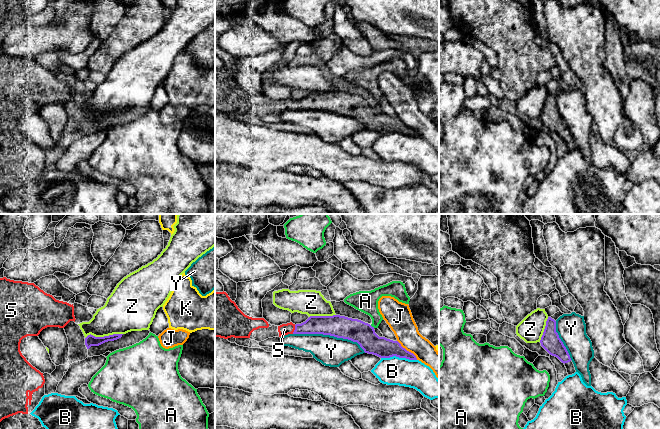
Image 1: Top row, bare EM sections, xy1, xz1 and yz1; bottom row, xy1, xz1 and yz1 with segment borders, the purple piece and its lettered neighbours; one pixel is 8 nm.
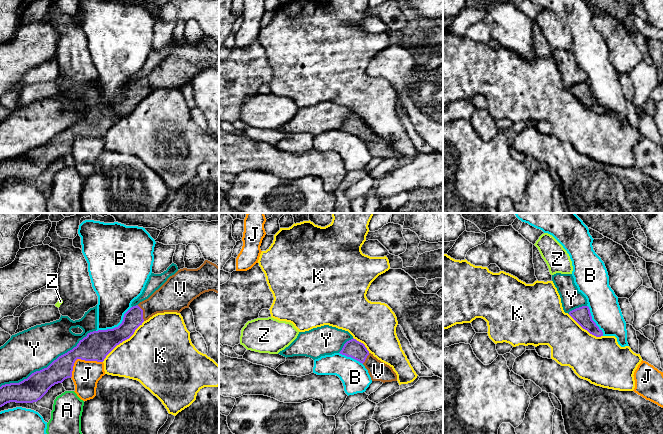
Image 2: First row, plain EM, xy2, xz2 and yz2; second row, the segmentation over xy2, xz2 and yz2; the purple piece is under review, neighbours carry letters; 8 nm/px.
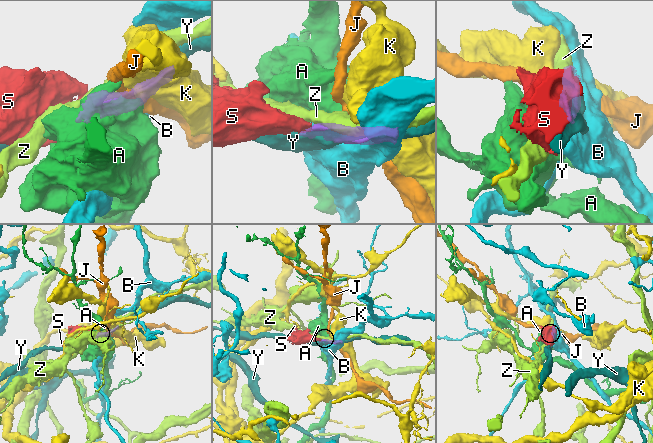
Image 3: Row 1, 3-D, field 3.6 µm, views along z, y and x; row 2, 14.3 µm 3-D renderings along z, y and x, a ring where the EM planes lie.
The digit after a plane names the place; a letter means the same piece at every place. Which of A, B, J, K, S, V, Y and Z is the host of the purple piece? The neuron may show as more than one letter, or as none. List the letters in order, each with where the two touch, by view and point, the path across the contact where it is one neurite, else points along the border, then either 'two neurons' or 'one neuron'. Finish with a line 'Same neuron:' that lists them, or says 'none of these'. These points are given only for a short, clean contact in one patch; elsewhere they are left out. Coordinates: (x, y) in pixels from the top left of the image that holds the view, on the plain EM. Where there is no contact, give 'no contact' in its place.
A: contact xz1 (371, 102); border xz1 (370, 101), (374, 103); two neurons
B: contact xy2 (116, 103); two neurons
J: contact xy2 (80, 134); two neurons
K: contact xy2 (123, 116); two neurons
S: contact xz1 (295, 105); one neuron
V: contact xy2 (142, 89); way xy2 (133, 94), (142, 89), (147, 84), (168, 74); one neuron
Y: contact xy2 (49, 141); two neurons
Z: contact xy1 (104, 112); two neurons
Same neuron: S, V

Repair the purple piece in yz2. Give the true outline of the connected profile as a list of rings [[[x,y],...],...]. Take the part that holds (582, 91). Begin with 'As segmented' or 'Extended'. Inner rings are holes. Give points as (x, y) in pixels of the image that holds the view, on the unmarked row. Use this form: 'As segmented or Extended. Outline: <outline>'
As segmented. Outline: [[[582,82],[576,84],[569,88],[569,91],[585,106],[587,106],[590,110],[601,113],[603,112],[602,106],[596,101],[596,99],[592,96],[592,92],[590,89],[590,85],[588,82]]]

